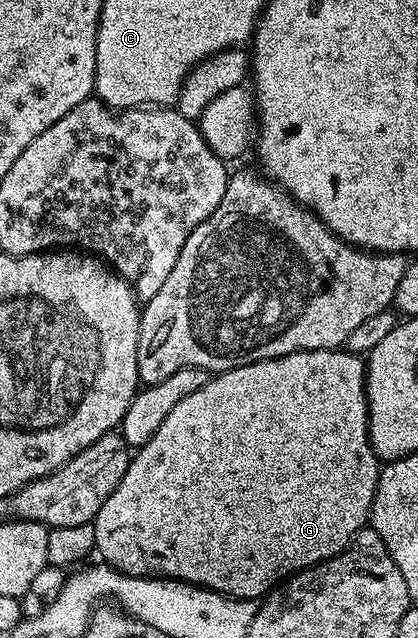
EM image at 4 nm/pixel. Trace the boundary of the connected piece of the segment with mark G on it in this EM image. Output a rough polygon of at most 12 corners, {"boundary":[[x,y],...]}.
{"boundary":[[366,366],[211,375],[92,522],[257,601],[370,519]]}

